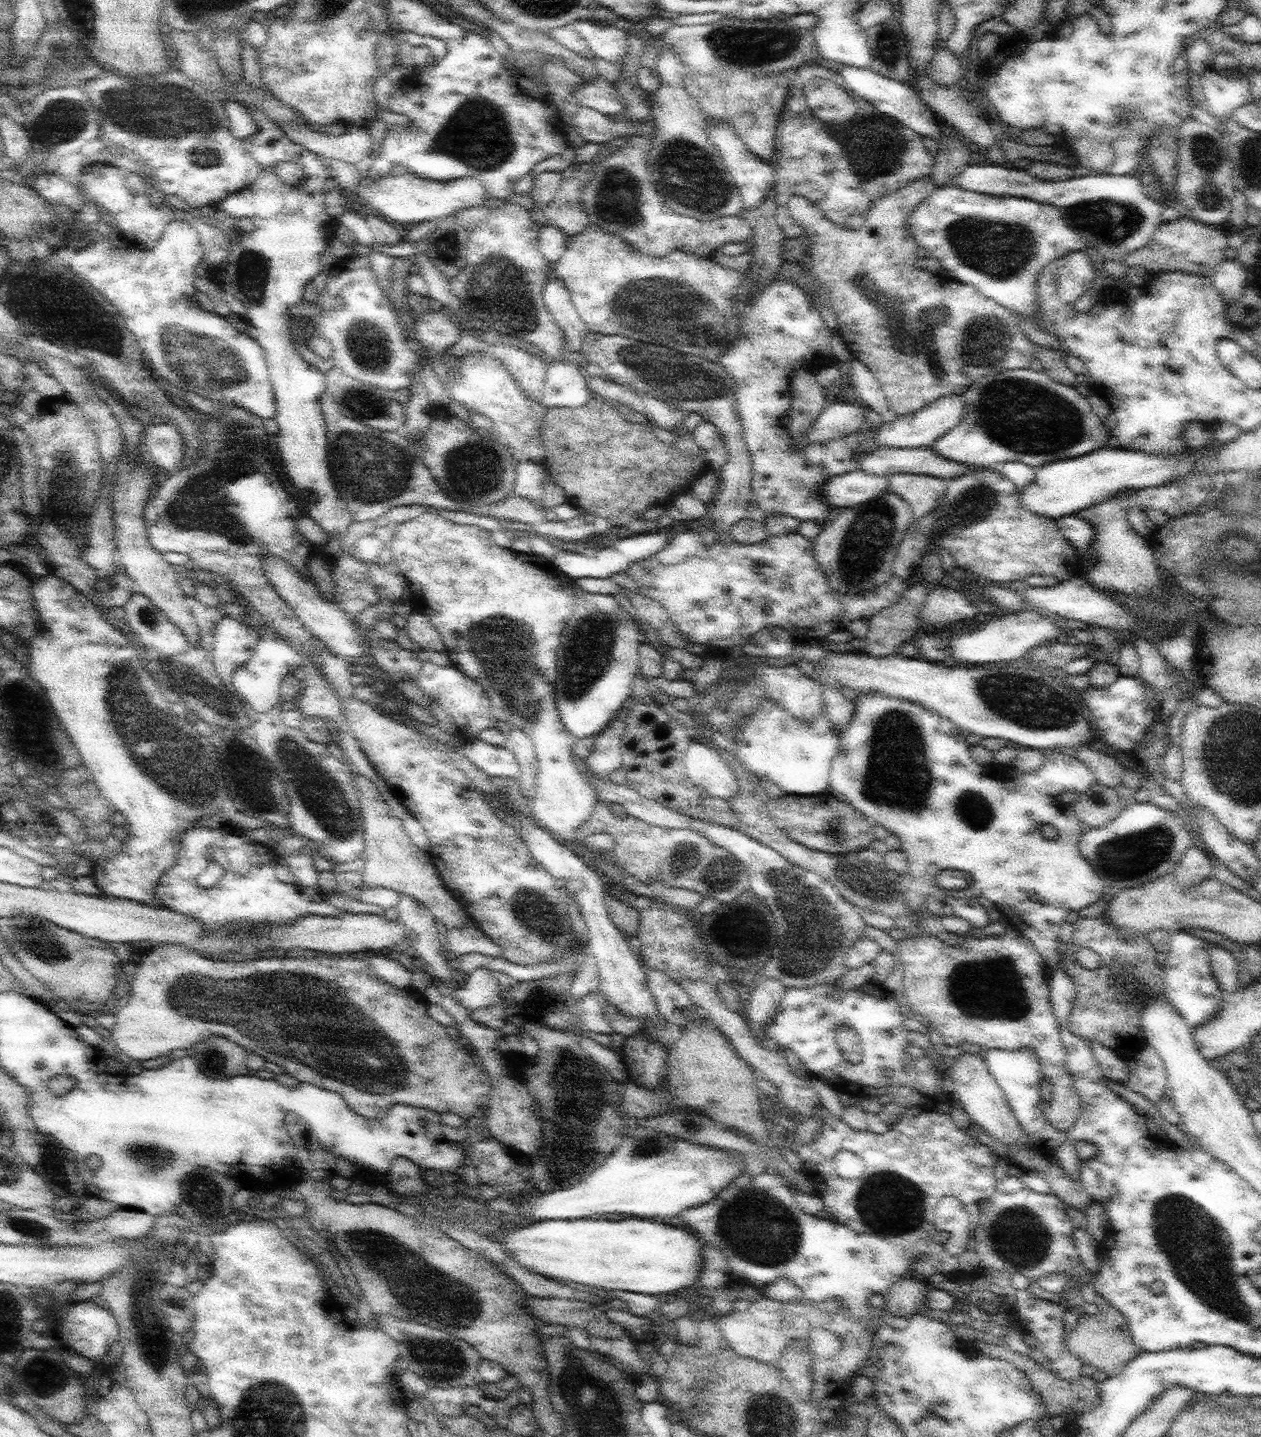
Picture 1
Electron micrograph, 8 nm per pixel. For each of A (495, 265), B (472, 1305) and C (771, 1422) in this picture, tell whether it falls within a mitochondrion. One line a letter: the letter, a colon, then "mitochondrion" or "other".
A: mitochondrion
B: mitochondrion
C: mitochondrion

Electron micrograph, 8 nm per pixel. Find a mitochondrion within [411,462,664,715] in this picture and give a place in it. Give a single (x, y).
(588, 651)

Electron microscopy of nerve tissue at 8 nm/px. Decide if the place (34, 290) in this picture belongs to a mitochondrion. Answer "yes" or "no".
yes

